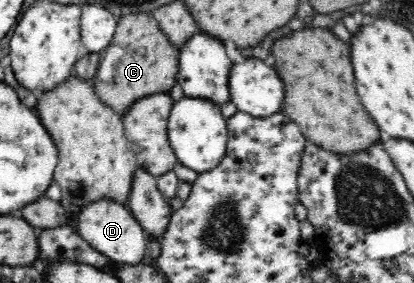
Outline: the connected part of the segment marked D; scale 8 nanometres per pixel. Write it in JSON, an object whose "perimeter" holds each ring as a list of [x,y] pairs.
{"perimeter":[[[99,200],[81,208],[79,215],[79,236],[90,244],[90,247],[108,258],[116,267],[141,264],[146,257],[148,236],[137,220],[132,217],[127,206],[118,202]]]}

